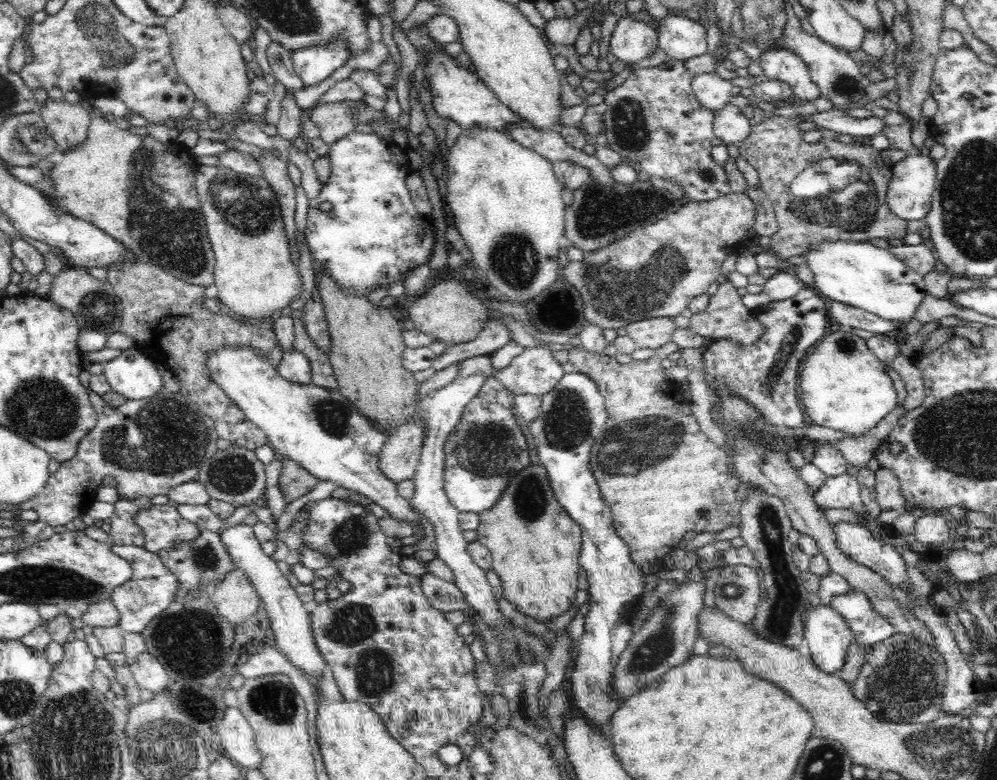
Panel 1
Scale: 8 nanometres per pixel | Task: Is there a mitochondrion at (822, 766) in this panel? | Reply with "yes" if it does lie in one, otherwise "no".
yes

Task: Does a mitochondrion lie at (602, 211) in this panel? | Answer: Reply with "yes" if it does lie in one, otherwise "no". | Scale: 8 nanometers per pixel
yes

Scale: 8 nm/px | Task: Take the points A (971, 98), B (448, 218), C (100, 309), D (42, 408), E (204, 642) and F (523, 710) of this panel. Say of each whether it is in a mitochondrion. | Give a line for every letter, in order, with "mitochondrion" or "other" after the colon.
A: other
B: other
C: mitochondrion
D: mitochondrion
E: other
F: mitochondrion

